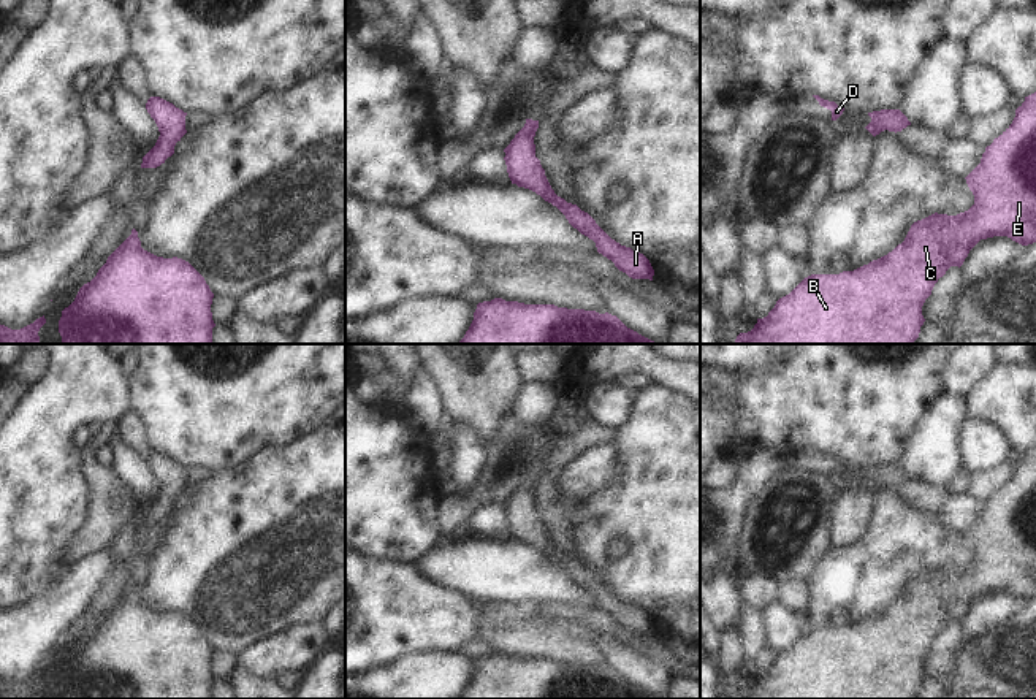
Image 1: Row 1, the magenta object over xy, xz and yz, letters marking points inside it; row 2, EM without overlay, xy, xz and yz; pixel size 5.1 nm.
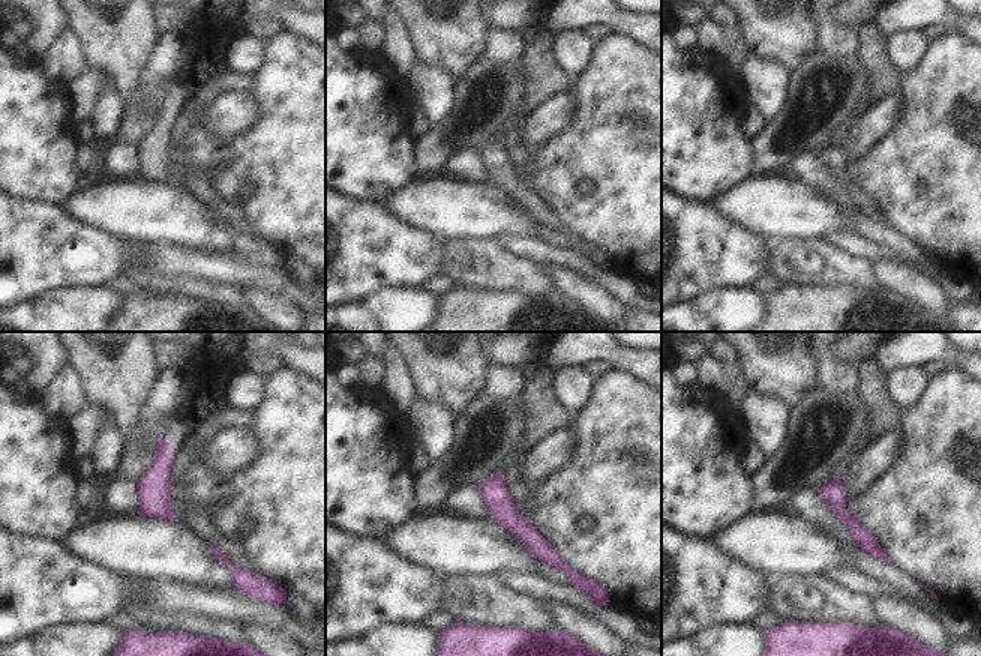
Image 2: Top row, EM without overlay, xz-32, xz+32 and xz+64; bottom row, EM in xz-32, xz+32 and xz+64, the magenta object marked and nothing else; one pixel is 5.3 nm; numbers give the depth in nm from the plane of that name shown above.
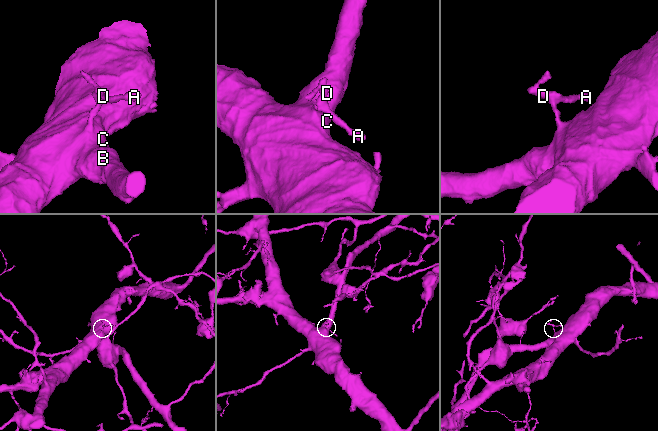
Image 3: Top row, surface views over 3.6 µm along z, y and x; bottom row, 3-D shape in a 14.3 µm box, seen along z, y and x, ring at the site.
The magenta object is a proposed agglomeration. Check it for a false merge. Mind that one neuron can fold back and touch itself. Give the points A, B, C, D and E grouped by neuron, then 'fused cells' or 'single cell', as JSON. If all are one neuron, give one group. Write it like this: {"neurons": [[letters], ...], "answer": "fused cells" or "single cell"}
{"neurons": [["A", "B", "C", "D", "E"]], "answer": "single cell"}

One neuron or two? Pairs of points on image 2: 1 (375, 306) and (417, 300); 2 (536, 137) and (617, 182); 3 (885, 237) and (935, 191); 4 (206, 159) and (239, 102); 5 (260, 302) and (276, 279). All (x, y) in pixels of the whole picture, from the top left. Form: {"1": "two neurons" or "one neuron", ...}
{"1": "one neuron", "2": "two neurons", "3": "two neurons", "4": "two neurons", "5": "two neurons"}

